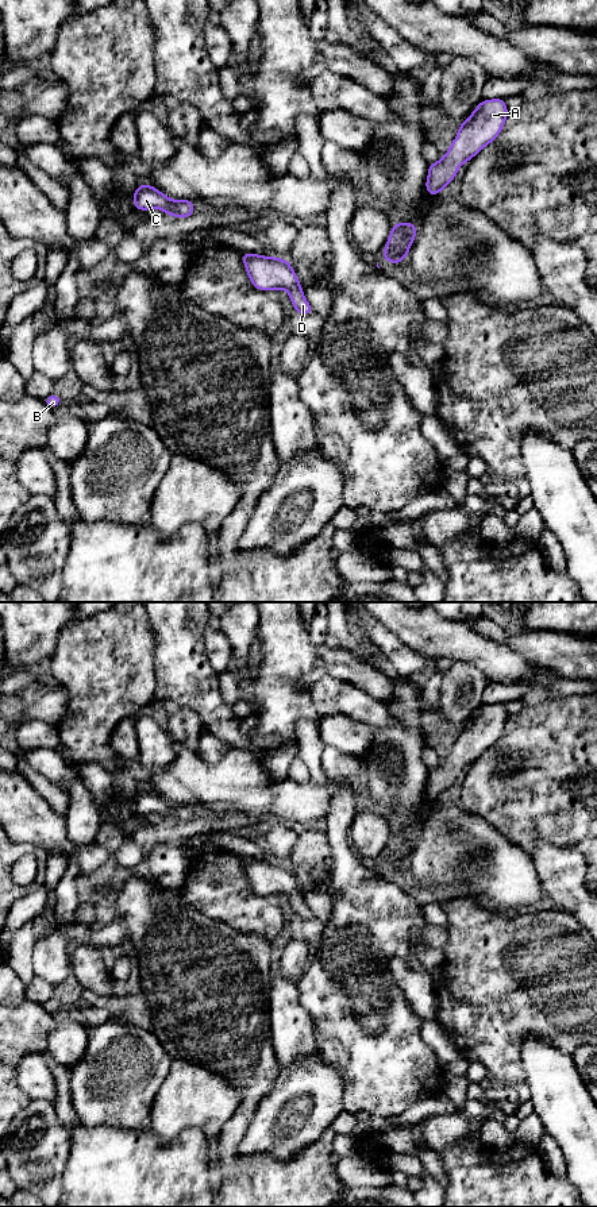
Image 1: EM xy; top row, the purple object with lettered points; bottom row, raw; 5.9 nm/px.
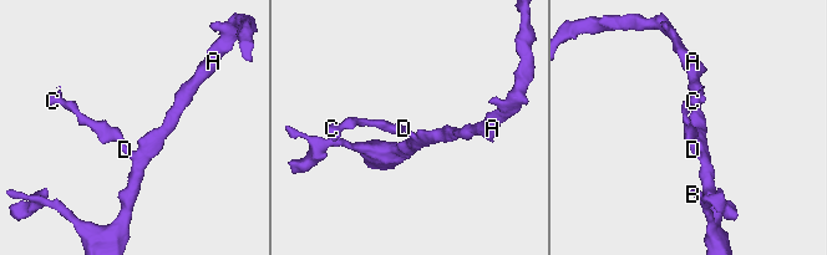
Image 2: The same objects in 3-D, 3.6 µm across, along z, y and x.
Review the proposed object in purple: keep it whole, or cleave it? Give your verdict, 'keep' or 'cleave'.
keep

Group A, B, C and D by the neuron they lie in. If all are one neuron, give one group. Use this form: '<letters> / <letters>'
A B C D

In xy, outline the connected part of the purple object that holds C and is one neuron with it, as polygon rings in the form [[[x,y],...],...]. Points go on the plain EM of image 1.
[[[140,788],[132,798],[136,815],[162,814],[172,822],[190,822],[194,815],[194,807],[190,805],[173,805],[159,797],[157,793]]]

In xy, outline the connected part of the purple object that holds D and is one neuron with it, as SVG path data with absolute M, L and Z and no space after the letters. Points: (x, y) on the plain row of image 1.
M242 857L250 887L257 895L285 894L298 921L313 917L288 864Z

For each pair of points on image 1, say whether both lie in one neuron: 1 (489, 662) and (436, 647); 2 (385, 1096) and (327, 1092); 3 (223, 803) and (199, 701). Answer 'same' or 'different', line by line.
1: same
2: different
3: different

